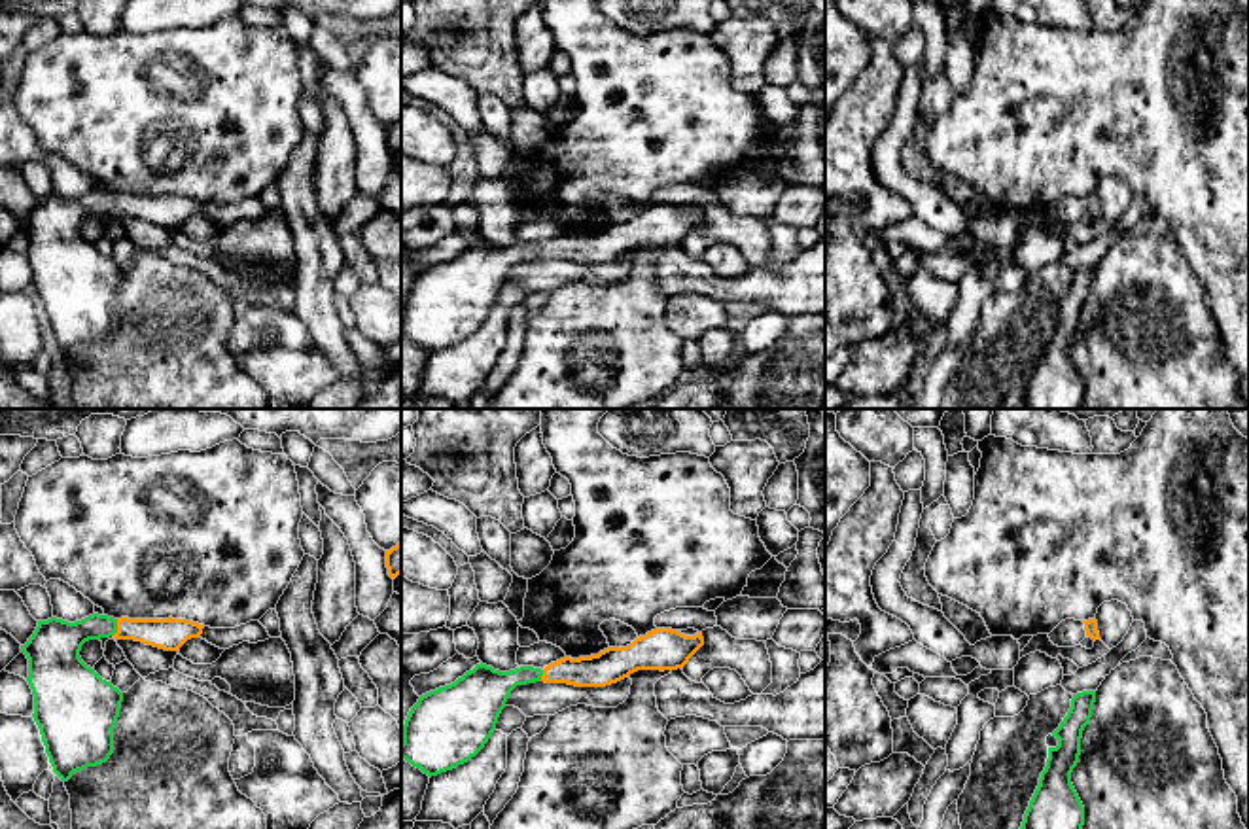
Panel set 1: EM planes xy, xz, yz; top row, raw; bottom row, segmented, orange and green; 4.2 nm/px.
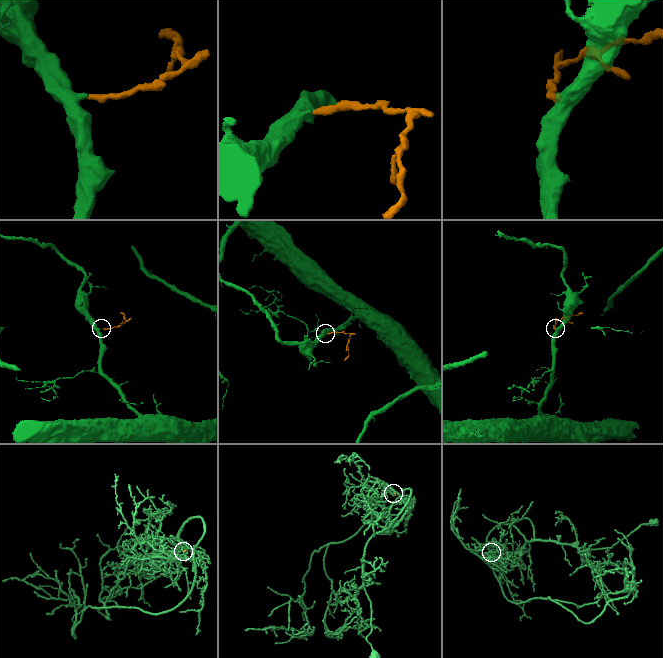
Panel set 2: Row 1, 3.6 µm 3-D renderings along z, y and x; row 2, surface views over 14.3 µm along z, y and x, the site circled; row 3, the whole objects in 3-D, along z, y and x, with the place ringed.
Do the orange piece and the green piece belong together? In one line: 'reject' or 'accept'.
accept

